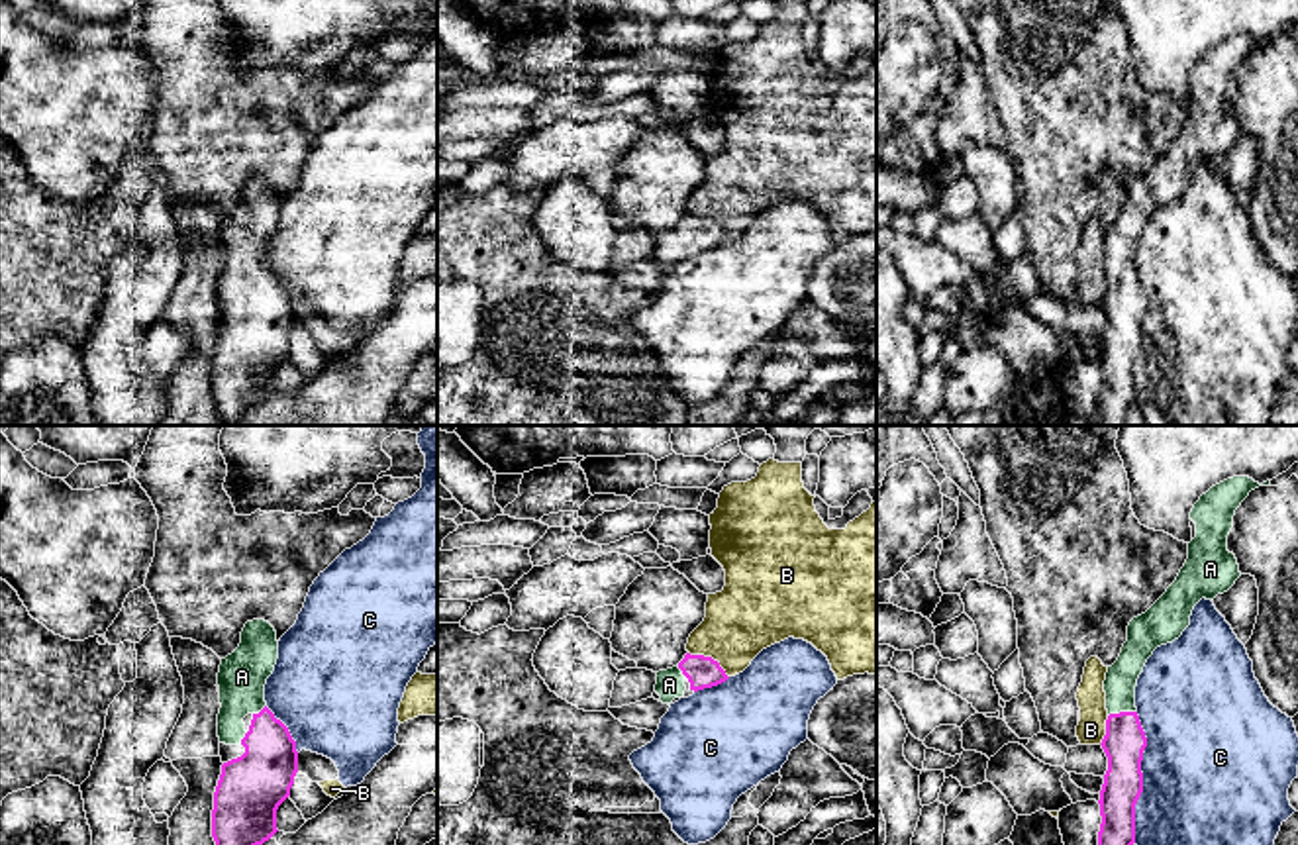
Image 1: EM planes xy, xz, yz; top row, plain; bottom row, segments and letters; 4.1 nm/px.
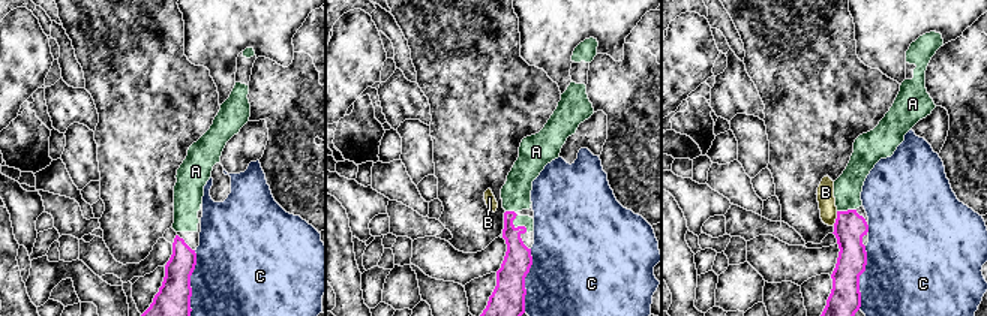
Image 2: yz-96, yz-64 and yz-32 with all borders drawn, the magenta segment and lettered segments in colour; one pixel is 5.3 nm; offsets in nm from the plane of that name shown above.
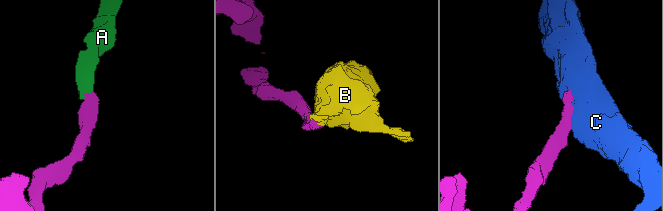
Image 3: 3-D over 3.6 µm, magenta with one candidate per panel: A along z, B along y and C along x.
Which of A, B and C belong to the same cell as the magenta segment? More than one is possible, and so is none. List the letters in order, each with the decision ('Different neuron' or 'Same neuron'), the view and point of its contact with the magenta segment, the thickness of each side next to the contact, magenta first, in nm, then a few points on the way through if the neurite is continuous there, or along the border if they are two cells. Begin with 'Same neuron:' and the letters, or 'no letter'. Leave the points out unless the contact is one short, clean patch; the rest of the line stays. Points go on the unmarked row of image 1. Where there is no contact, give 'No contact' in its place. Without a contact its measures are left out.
Same neuron: A
A: Same neuron. Touches magenta at yz (1122, 273). Thickness 170 nm (magenta) against 130 nm. Path across: yz (1124, 302), (1122, 273), (1120, 244)
B: Different neuron. Touches magenta at xz (710, 218). Thickness 130 nm (magenta) against 300 nm. Boundary: xz (689, 212), (710, 216), (728, 238)
C: Different neuron. Touches magenta at yz (1138, 359). Thickness 170 nm (magenta) against 500 nm

